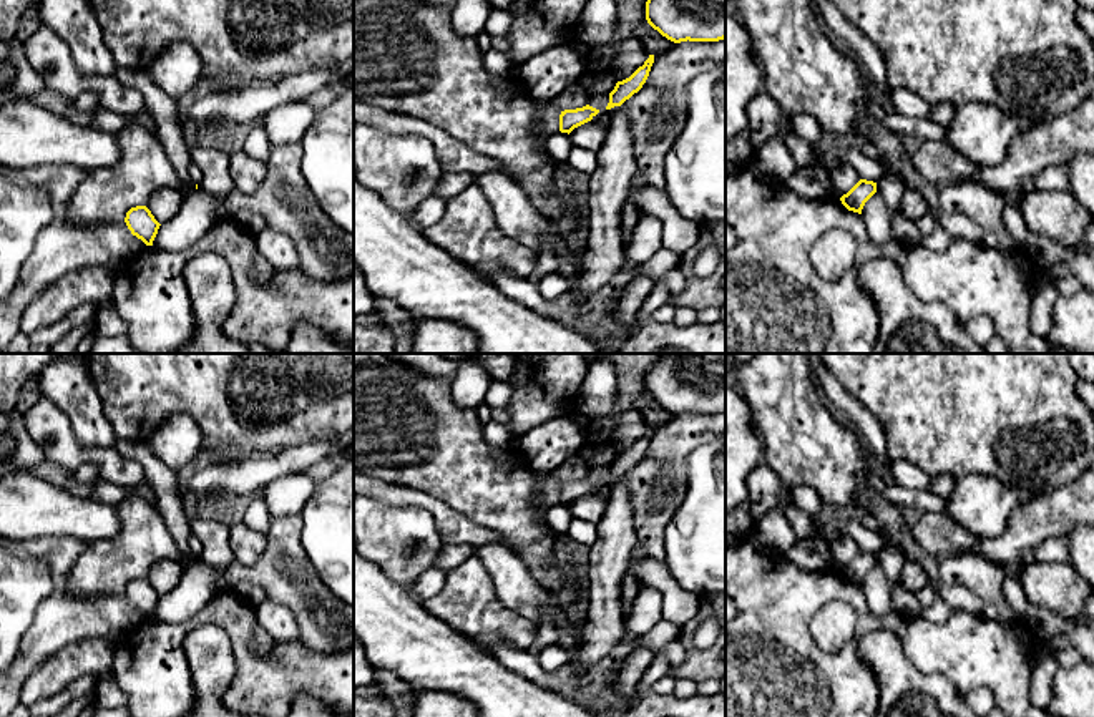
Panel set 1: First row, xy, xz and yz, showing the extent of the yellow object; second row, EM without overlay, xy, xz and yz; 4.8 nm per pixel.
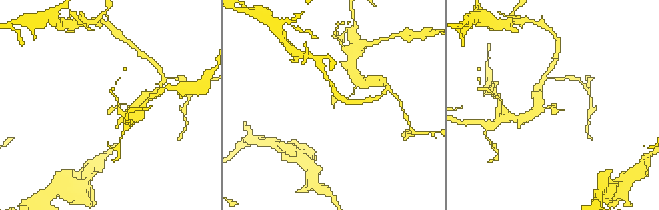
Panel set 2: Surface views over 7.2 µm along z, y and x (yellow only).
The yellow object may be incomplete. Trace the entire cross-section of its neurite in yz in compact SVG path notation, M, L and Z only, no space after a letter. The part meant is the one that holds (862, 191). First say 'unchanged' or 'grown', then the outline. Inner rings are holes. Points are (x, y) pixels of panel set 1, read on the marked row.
unchanged; M860 179L847 194L840 198L840 201L848 211L862 214L865 202L875 193L877 193L877 183Z

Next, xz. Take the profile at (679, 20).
unchanged; M647 0L646 20L674 43L719 41L725 38L725 0Z

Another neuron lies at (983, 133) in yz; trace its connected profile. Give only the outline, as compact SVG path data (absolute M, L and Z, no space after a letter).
M971 101L956 106L945 143L979 166L996 166L1018 136L1041 123L1046 120L1016 118L996 105Z

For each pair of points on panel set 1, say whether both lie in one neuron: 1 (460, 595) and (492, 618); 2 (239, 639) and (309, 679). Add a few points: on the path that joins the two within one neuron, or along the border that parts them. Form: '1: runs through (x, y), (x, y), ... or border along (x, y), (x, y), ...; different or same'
1: runs through (468, 603), (483, 618); same
2: runs through (249, 659), (264, 674), (289, 674); same

